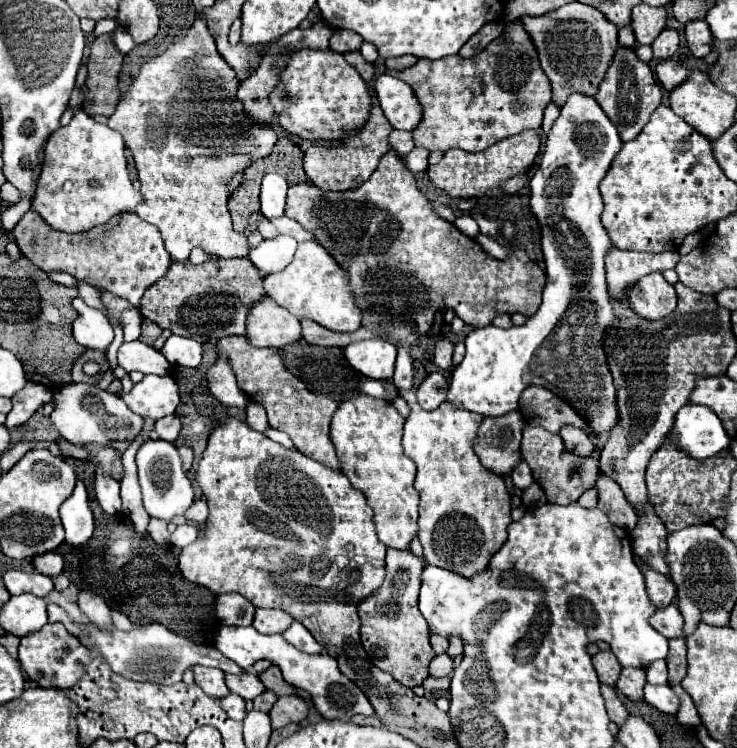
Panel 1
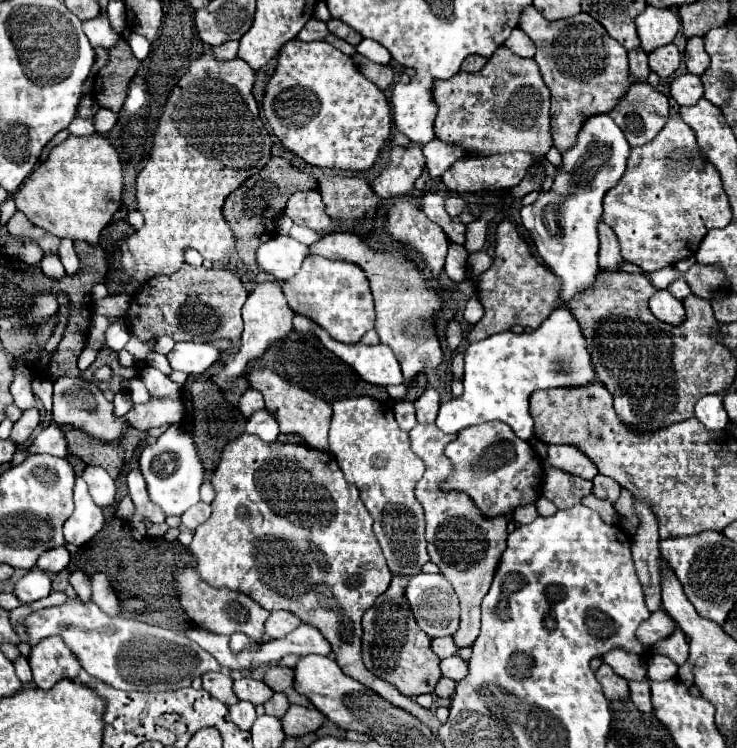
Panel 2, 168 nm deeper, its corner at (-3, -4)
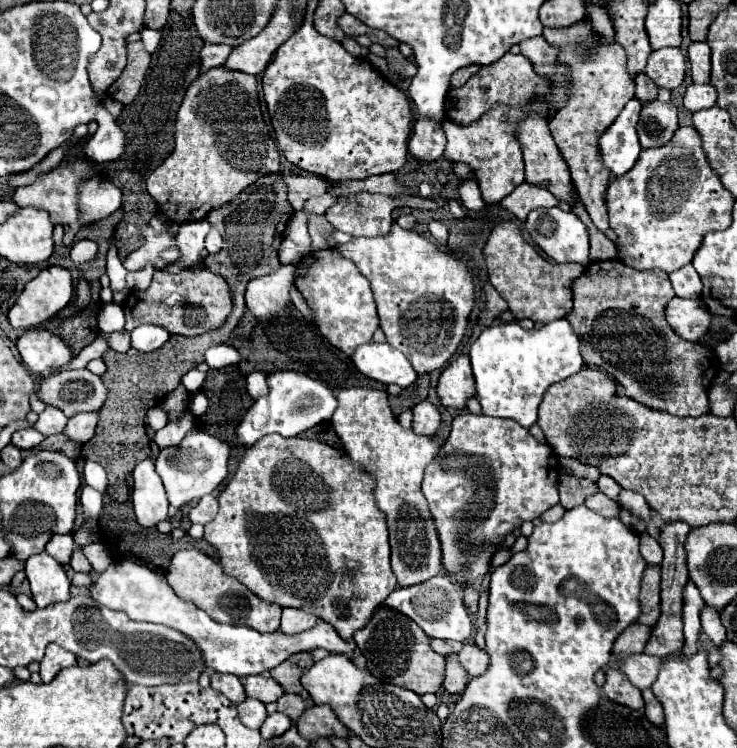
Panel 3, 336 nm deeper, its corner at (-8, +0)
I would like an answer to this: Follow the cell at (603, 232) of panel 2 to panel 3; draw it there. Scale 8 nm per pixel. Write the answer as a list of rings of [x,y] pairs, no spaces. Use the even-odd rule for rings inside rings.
[[[580,20],[568,28],[544,28],[542,36],[550,42],[550,46],[558,48],[558,62],[564,64],[568,70],[566,76],[570,78],[568,100],[554,118],[550,118],[550,132],[570,168],[572,184],[586,206],[590,220],[602,234],[606,234],[610,224],[602,196],[608,186],[610,172],[602,166],[596,140],[622,112],[622,106],[634,98],[634,78],[626,70],[626,50],[618,42],[606,42],[606,38],[602,38],[588,20]]]

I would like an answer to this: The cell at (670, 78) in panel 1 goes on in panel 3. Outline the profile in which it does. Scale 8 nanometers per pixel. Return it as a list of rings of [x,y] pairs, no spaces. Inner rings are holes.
[[[690,84],[684,94],[684,106],[690,112],[704,110],[716,104],[716,88],[712,84]]]

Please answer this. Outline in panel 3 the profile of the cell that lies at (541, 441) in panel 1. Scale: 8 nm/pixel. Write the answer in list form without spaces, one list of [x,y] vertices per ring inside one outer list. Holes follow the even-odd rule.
[[[560,474],[558,492],[560,492],[560,504],[566,510],[570,510],[574,506],[580,506],[586,500],[586,496],[598,492],[598,486],[586,478],[576,478],[572,474]]]

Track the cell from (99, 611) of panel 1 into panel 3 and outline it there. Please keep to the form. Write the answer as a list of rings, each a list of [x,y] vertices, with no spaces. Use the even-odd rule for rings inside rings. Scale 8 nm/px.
[[[78,548],[74,554],[72,554],[70,566],[74,568],[74,572],[92,572],[92,566],[90,566],[90,562],[86,560],[86,556],[82,554],[82,550],[80,550],[80,548]]]

